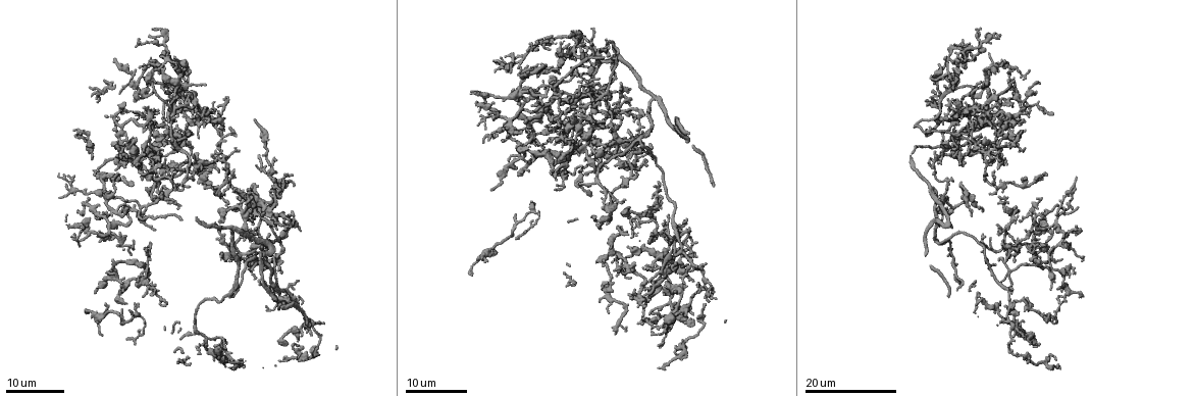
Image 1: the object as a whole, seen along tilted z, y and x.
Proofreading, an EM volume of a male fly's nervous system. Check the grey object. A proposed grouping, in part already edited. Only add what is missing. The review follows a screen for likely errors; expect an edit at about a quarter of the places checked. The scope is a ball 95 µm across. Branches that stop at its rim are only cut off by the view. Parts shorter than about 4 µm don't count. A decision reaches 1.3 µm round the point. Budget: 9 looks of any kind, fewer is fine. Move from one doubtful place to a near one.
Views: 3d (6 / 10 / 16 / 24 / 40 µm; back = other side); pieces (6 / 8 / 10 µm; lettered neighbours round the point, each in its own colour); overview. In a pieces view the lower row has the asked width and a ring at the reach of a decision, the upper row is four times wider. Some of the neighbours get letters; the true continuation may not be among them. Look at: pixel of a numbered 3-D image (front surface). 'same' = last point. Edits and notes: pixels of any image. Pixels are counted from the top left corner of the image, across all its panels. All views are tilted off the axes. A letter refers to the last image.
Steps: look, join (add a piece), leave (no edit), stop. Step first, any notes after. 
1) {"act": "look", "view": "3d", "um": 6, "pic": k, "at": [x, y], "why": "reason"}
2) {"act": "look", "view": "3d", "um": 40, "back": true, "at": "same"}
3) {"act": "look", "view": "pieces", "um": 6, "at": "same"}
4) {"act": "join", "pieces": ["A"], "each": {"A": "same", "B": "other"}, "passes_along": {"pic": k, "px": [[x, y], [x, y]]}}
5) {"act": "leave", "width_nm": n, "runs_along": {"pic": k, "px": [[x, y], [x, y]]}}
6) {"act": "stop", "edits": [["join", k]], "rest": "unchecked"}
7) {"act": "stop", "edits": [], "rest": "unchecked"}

{"act": "look", "view": "3d", "um": 16, "pic": 1, "at": [590, 194], "why": "branch stops here"}

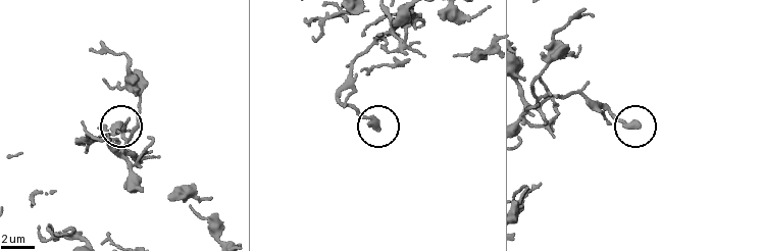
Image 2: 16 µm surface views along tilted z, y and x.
{"act": "look", "view": "3d", "um": 10, "pic": 2, "at": [635, 125], "why": "zoom in"}

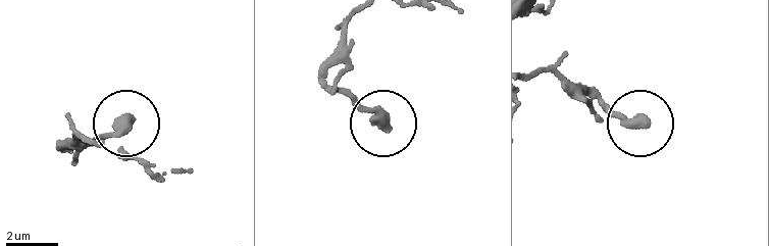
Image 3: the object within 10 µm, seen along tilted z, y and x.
{"act": "look", "view": "pieces", "um": 10, "pic": 3, "at": [386, 126]}

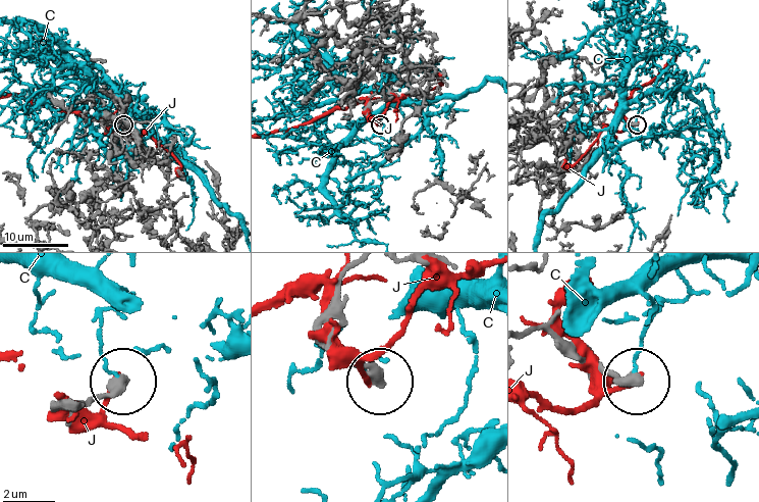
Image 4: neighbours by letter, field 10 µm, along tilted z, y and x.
{"act": "leave", "each": {"C": "other", "J": "other"}, "runs_along": {"pic": 4, "px": [[525, 331], [553, 336], [632, 384]]}, "found": "no lettered piece goes on from it"}

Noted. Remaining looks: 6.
{"act": "look", "view": "3d", "um": 24, "pic": 1, "at": [1057, 294], "why": "branch stops here"}

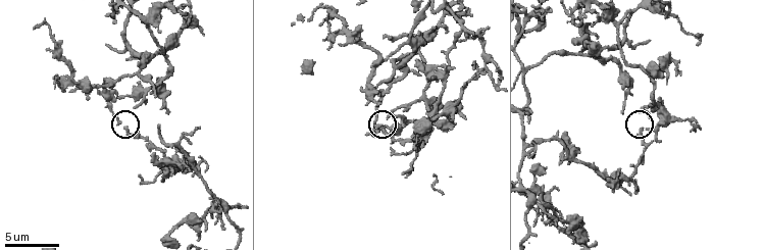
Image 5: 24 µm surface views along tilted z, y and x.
{"act": "look", "view": "3d", "um": 10, "pic": 5, "at": [125, 127], "why": "closer look"}

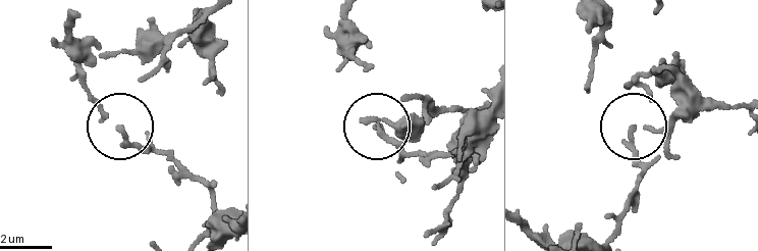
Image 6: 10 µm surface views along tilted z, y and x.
{"act": "look", "view": "pieces", "um": 6, "pic": 6, "at": [632, 129]}

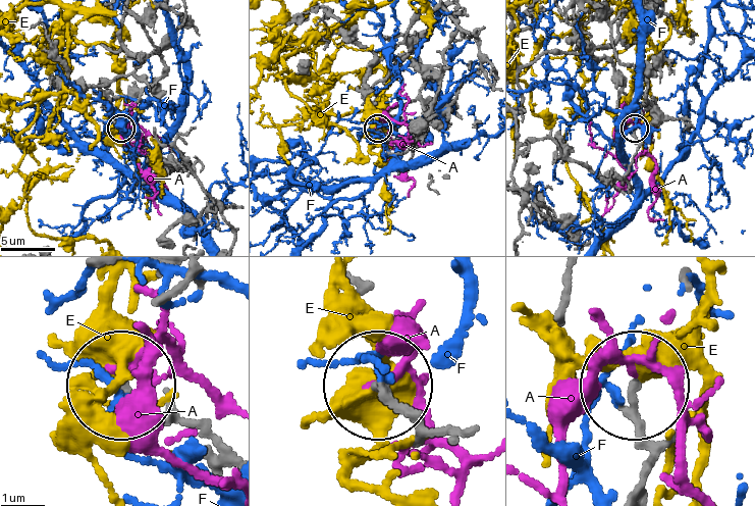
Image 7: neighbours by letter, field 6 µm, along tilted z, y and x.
{"act": "leave", "each": {"A": "other", "E": "other", "F": "other"}, "runs_along": {"pic": 7, "px": [[638, 489], [650, 447], [632, 395]]}, "found": "none of them fits"}

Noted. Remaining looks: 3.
{"act": "look", "view": "3d", "um": 16, "pic": 1, "at": [632, 237], "why": "an open end"}

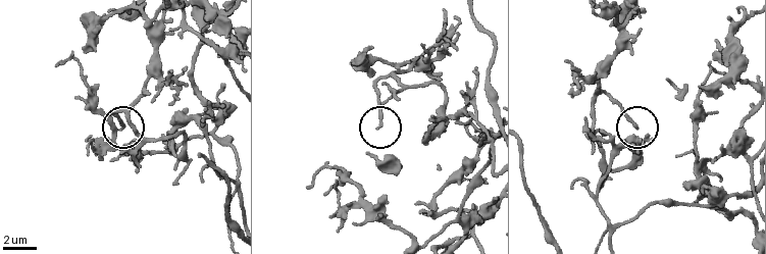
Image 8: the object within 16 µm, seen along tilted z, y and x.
{"act": "look", "view": "3d", "um": 6, "pic": 8, "at": [123, 130]}

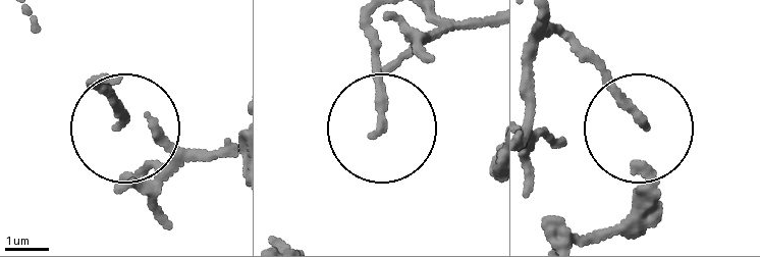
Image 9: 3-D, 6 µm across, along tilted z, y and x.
{"act": "look", "view": "pieces", "um": 10, "pic": 9, "at": [642, 120], "why": "what lies round it"}

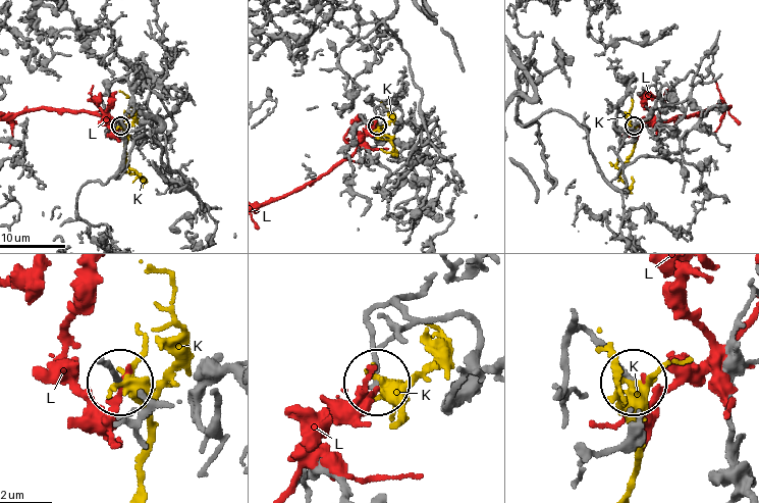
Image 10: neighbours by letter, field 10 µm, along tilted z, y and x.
{"act": "leave", "each": {"K": "other", "L": "other"}, "found": "no lettered piece goes on from it"}

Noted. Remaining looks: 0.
{"act": "stop", "edits": [], "rest": "unchecked"}

